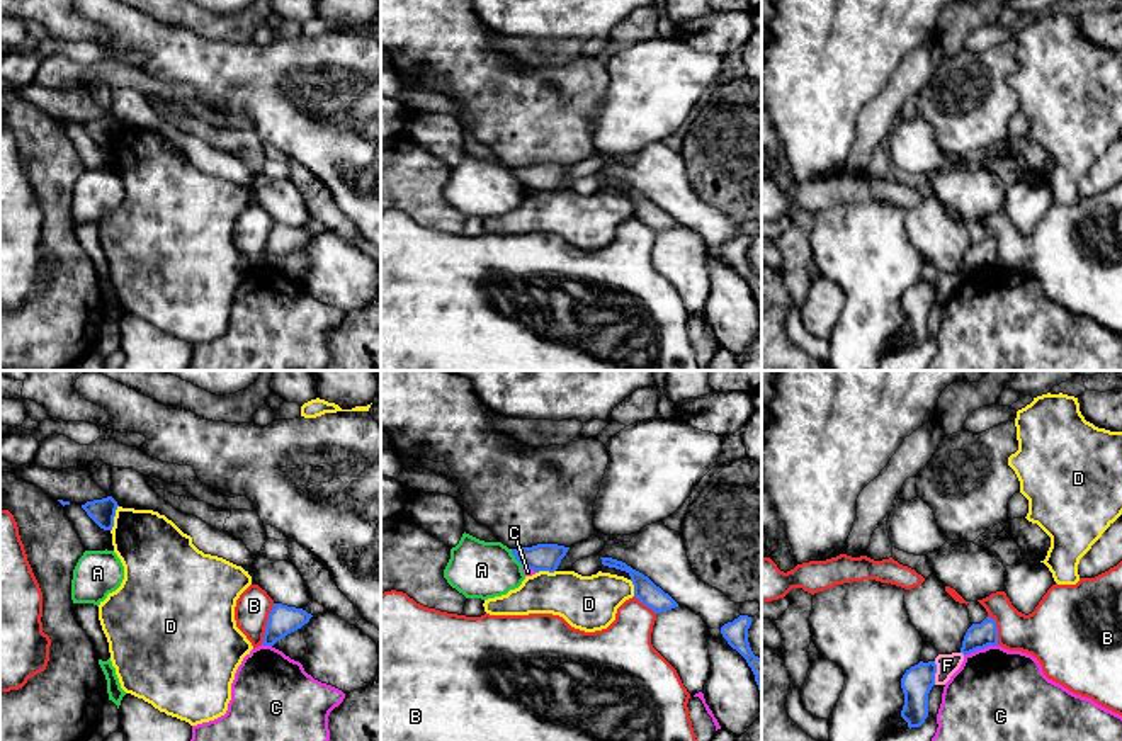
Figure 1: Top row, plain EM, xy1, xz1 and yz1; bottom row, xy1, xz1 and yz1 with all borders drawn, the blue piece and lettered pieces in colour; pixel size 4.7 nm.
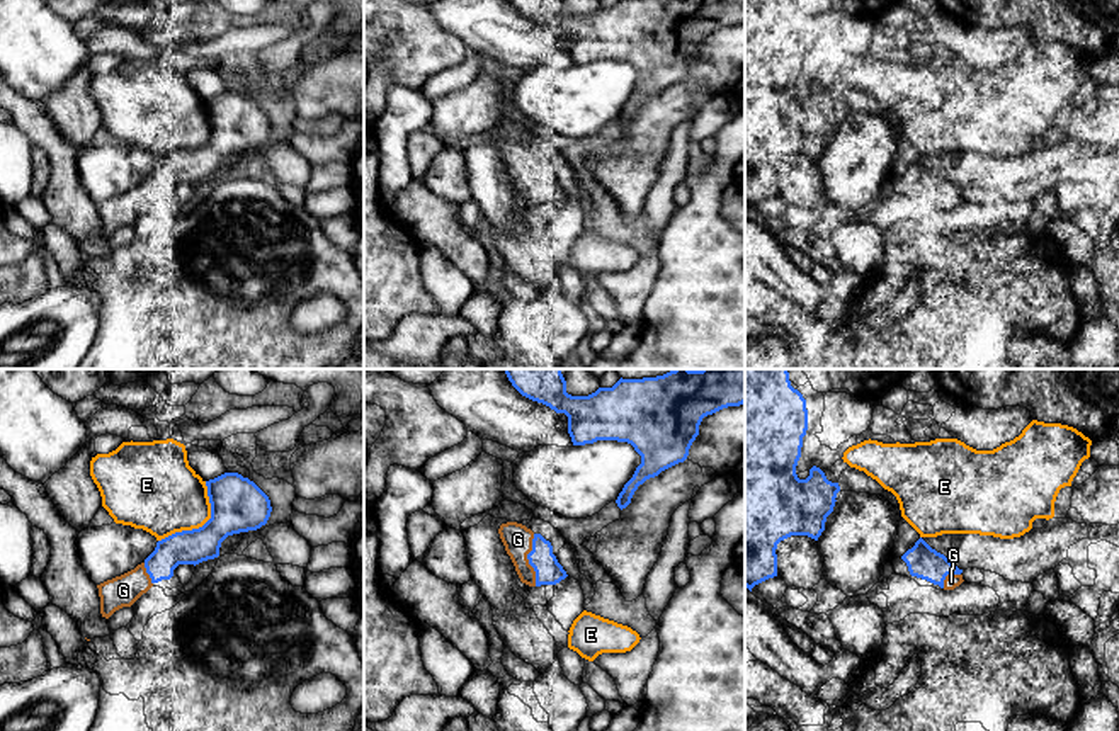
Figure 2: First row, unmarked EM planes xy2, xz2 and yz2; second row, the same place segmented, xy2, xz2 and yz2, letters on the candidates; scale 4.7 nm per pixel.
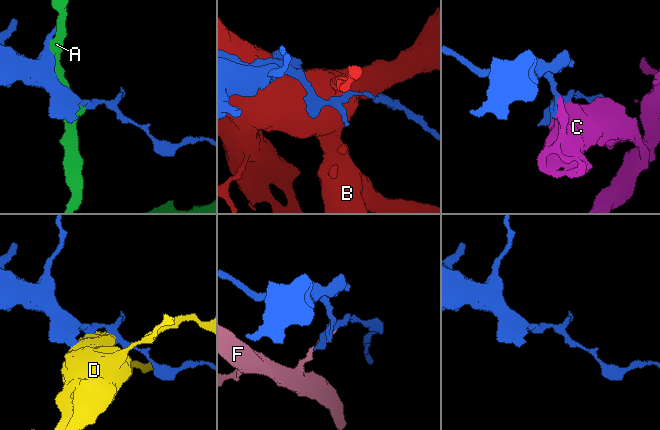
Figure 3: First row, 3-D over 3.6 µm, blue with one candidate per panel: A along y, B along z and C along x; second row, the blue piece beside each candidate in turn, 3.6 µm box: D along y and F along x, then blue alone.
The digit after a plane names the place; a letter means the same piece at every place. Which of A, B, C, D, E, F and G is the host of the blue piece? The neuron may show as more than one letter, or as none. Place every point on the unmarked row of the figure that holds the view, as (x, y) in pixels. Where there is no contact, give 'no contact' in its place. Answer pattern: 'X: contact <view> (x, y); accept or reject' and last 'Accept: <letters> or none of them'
A: contact xz1 (515, 177); reject
B: contact xy1 (267, 243); reject
C: contact yz1 (980, 267); reject
D: contact xy1 (113, 138); reject
E: contact xy2 (203, 145); reject
F: contact yz1 (935, 291); reject
G: contact xz2 (528, 177); accept
Accept: G

